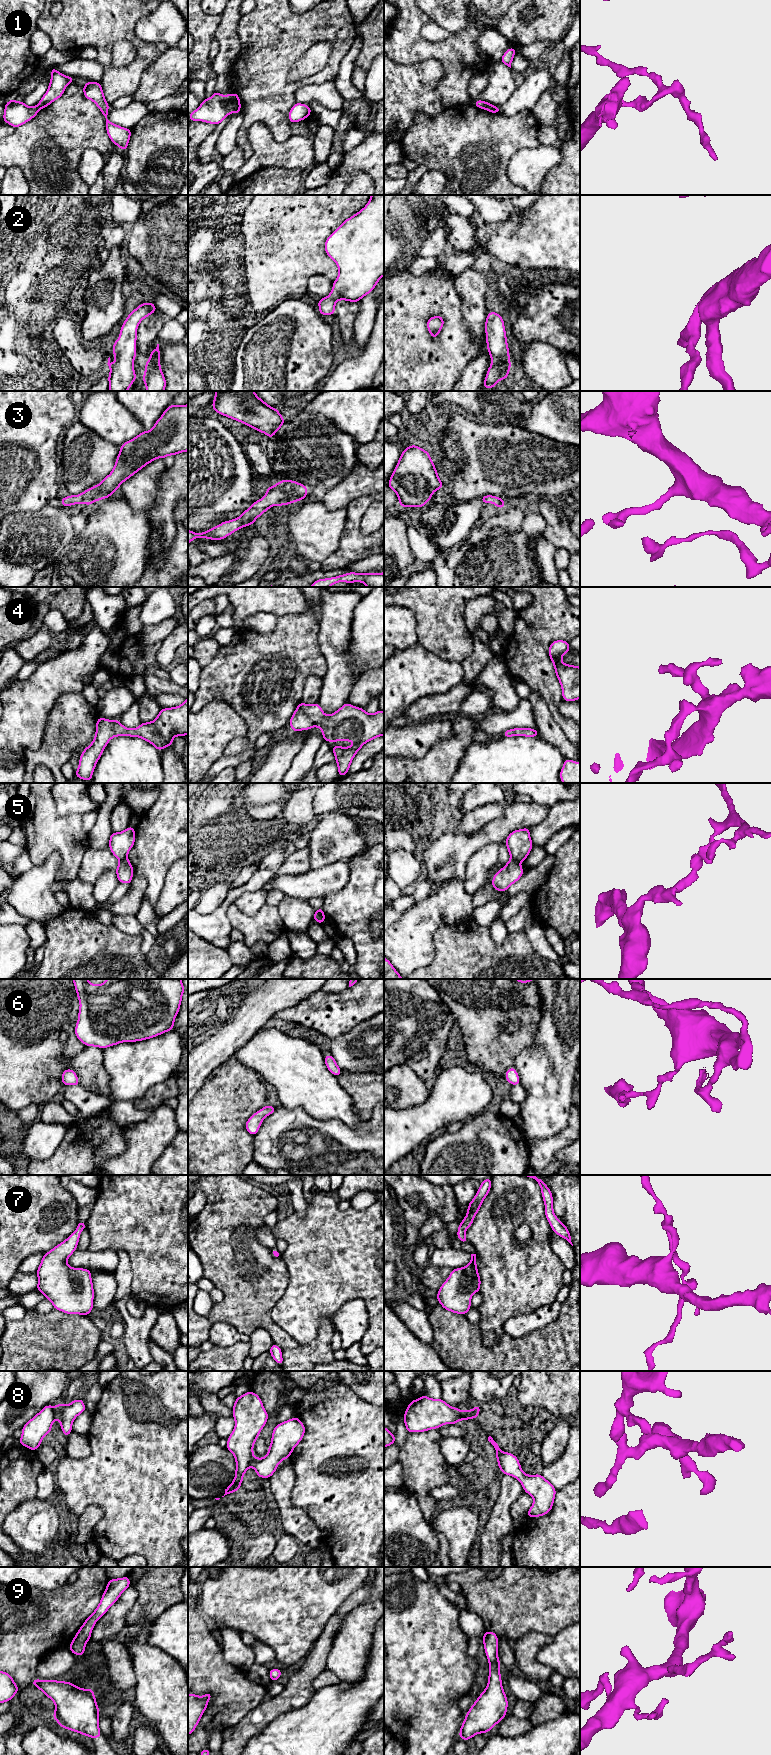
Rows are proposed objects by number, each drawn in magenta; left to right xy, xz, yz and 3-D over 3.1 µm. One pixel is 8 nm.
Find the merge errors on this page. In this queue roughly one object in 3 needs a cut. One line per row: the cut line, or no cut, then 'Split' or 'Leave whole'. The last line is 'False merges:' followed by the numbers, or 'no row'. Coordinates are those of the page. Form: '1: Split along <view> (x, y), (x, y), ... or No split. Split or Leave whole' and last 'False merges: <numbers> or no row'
1: Split along xz (231, 94), (237, 113). Split
2: No split. Leave whole
3: No split. Leave whole
4: No split. Leave whole
5: Split along yz (511, 857), (519, 862). Split
6: No split. Leave whole
7: No split. Leave whole
8: Split along xy (55, 1408), (57, 1417). Split
9: No split. Leave whole
False merges: 1, 5, 8

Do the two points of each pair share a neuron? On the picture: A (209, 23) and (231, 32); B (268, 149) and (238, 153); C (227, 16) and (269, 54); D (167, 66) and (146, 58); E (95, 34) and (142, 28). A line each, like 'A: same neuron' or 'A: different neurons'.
A: different neurons
B: different neurons
C: different neurons
D: different neurons
E: different neurons

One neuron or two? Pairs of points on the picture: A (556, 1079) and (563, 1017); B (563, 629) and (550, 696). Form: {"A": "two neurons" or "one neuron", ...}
{"A": "one neuron", "B": "one neuron"}

